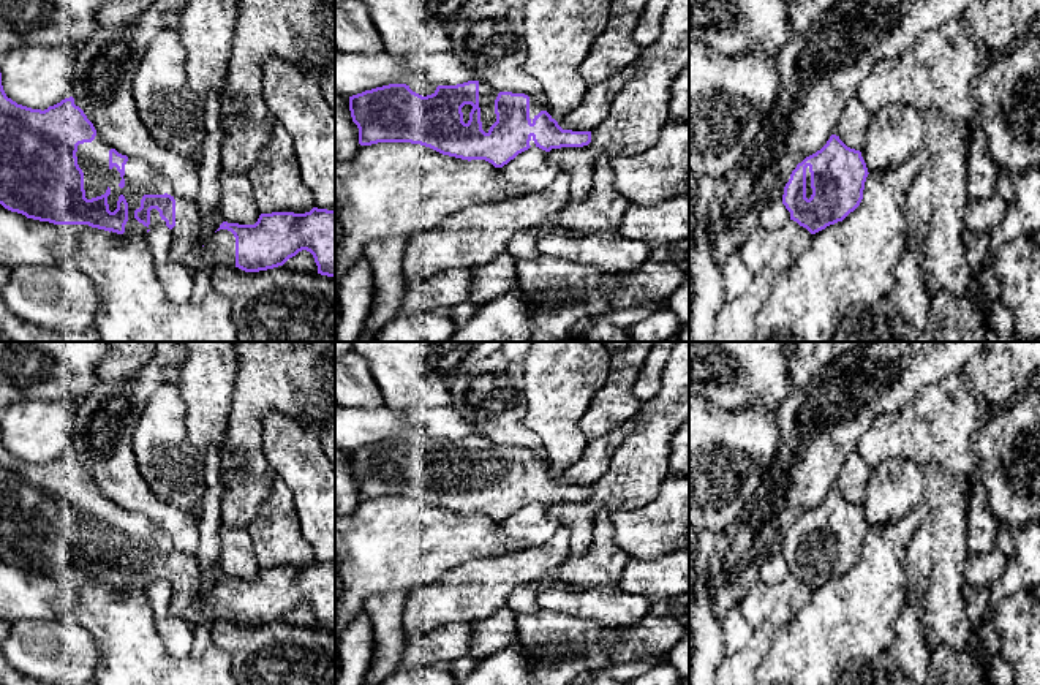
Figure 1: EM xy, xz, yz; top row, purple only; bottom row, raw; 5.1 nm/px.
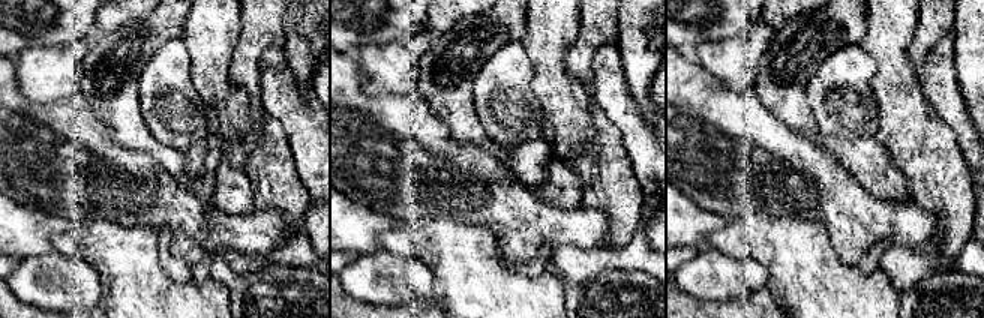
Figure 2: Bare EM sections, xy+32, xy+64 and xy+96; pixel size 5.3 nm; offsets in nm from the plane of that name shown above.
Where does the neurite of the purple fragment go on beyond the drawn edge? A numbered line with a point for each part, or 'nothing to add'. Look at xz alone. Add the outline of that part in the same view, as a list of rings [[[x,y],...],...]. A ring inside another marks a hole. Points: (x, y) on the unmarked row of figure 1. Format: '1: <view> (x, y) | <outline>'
1: xz (487, 450) | [[[479,435],[480,476],[482,476],[482,484],[485,487],[488,487],[490,481],[496,476],[495,454],[498,448],[499,448],[498,445]]]

